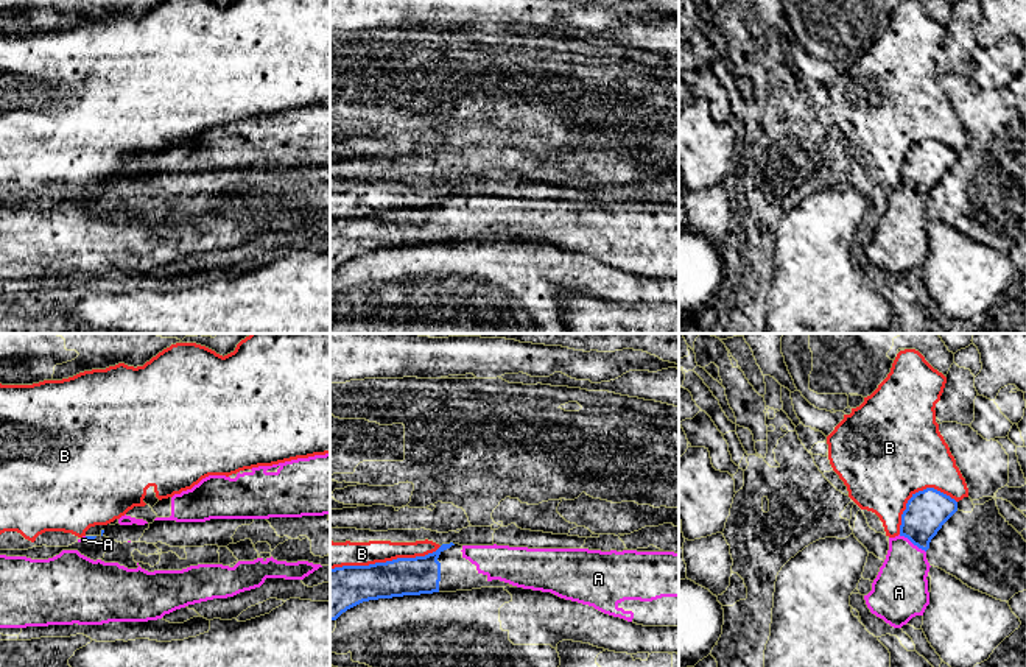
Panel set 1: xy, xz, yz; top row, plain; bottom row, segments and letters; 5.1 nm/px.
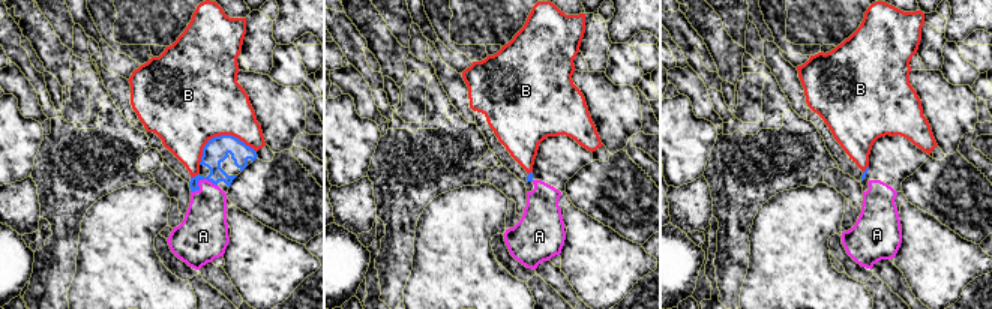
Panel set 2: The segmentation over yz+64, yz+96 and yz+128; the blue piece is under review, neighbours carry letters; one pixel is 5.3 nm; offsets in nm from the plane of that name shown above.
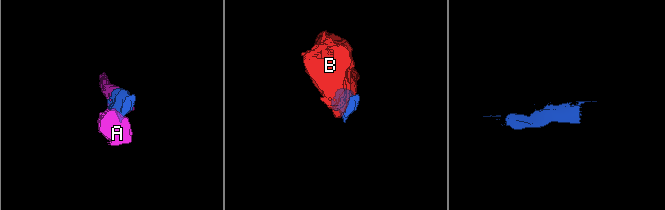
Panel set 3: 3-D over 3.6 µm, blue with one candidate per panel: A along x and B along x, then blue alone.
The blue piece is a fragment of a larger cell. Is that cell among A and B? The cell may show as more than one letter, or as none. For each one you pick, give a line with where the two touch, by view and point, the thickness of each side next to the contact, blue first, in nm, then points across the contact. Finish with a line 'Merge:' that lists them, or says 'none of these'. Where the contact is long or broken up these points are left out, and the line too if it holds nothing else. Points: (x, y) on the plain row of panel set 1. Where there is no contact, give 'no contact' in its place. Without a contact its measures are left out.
A: contact yz (913, 194); calibres 220 and 280 nm
Merge: A

